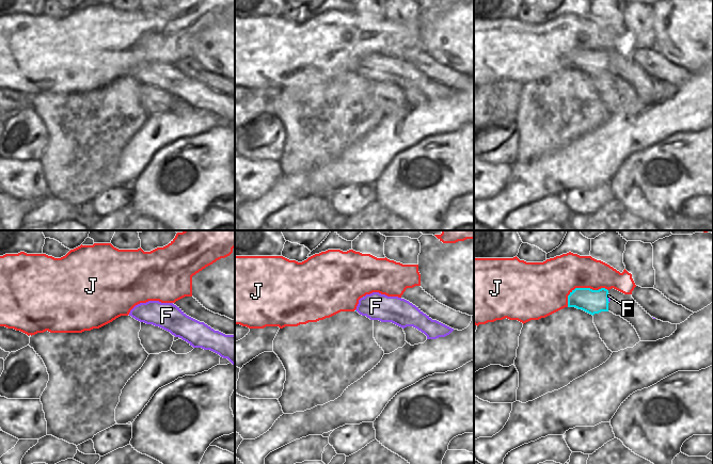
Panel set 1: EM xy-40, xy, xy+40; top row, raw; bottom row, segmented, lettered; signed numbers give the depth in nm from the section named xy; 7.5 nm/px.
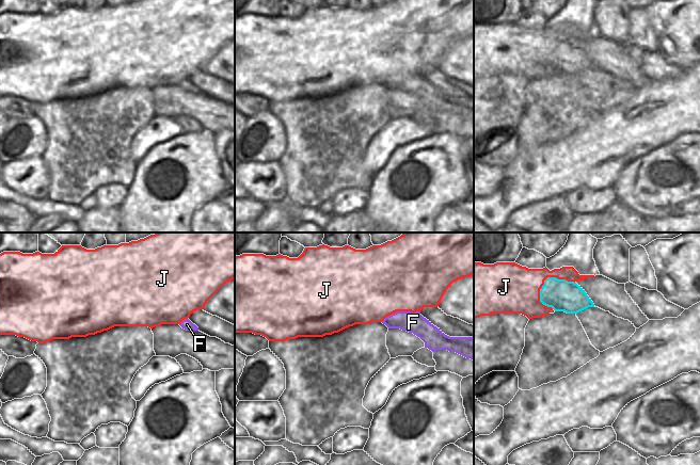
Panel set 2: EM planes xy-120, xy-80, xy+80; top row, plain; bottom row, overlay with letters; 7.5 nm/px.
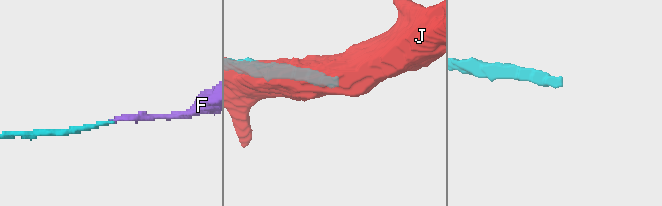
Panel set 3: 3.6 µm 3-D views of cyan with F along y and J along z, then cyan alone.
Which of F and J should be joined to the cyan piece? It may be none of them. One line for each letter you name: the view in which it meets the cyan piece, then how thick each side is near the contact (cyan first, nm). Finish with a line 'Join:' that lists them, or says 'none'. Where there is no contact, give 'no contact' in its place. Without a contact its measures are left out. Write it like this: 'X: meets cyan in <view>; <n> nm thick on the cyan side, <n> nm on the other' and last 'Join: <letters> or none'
F: meets cyan in xy+40; 180 nm thick on the cyan side, 20 nm on the other
Join: F

